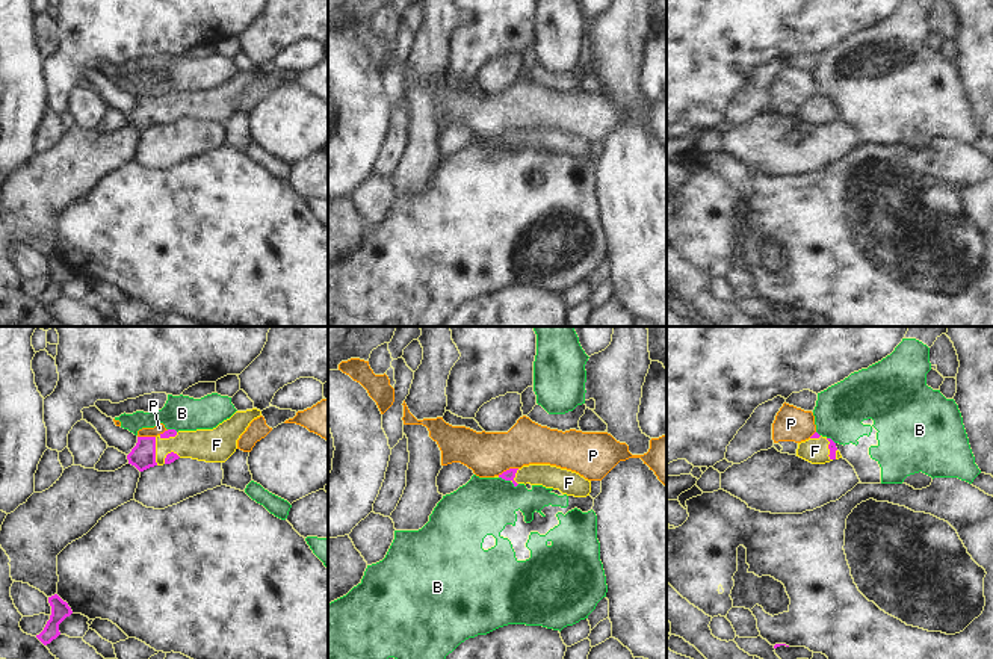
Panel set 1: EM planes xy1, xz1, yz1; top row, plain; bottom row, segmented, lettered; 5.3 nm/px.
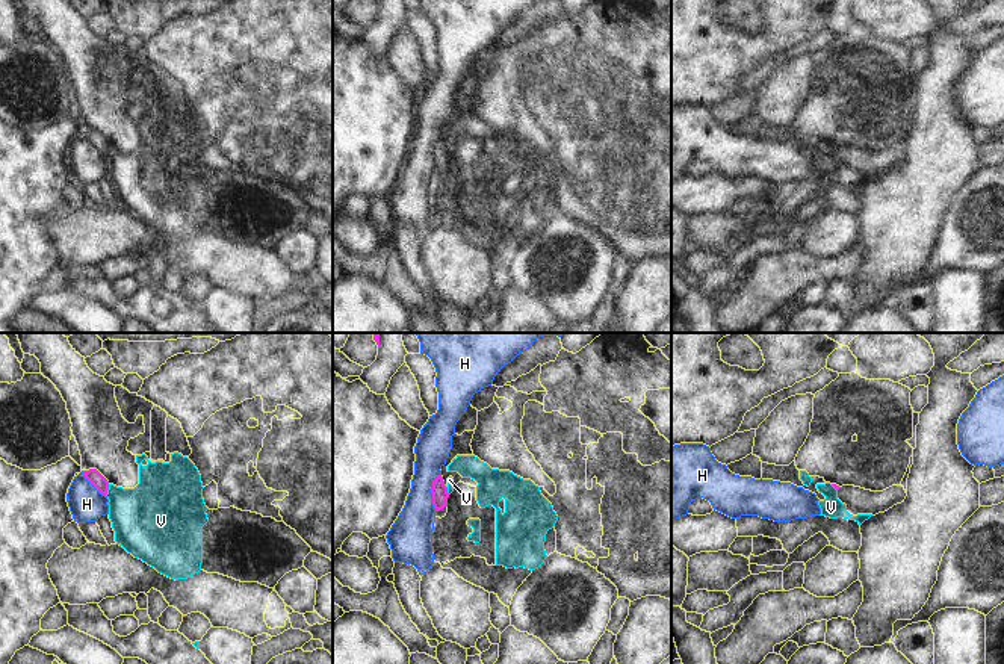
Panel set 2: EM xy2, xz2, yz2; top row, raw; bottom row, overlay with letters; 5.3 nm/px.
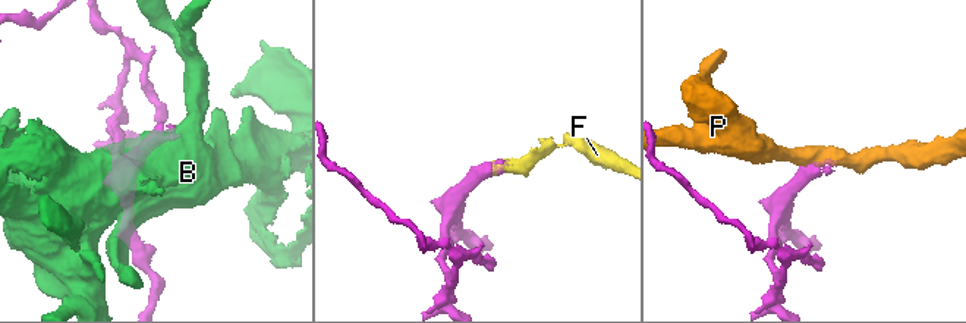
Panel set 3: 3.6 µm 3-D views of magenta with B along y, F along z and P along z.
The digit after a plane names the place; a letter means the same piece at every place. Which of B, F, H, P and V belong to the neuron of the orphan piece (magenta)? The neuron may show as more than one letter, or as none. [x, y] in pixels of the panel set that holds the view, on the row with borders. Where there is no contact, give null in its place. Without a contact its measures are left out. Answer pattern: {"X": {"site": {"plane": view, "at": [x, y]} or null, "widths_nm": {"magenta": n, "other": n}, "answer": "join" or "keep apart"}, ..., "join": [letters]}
{"B": {"site": {"plane": "xz1", "at": [510, 479]}, "widths_nm": {"magenta": 60, "other": 300}, "answer": "keep apart"}, "F": {"site": {"plane": "xy1", "at": [154, 451]}, "widths_nm": {"magenta": 140, "other": 160}, "answer": "join"}, "H": {"site": {"plane": "xz2", "at": [431, 492]}, "widths_nm": {"magenta": 90, "other": 220}, "answer": "keep apart"}, "P": {"site": {"plane": "xz1", "at": [507, 470]}, "widths_nm": {"magenta": 60, "other": 240}, "answer": "keep apart"}, "V": {"site": {"plane": "xy2", "at": [108, 489]}, "widths_nm": {"magenta": 80, "other": 340}, "answer": "keep apart"}, "join": ["F"]}

